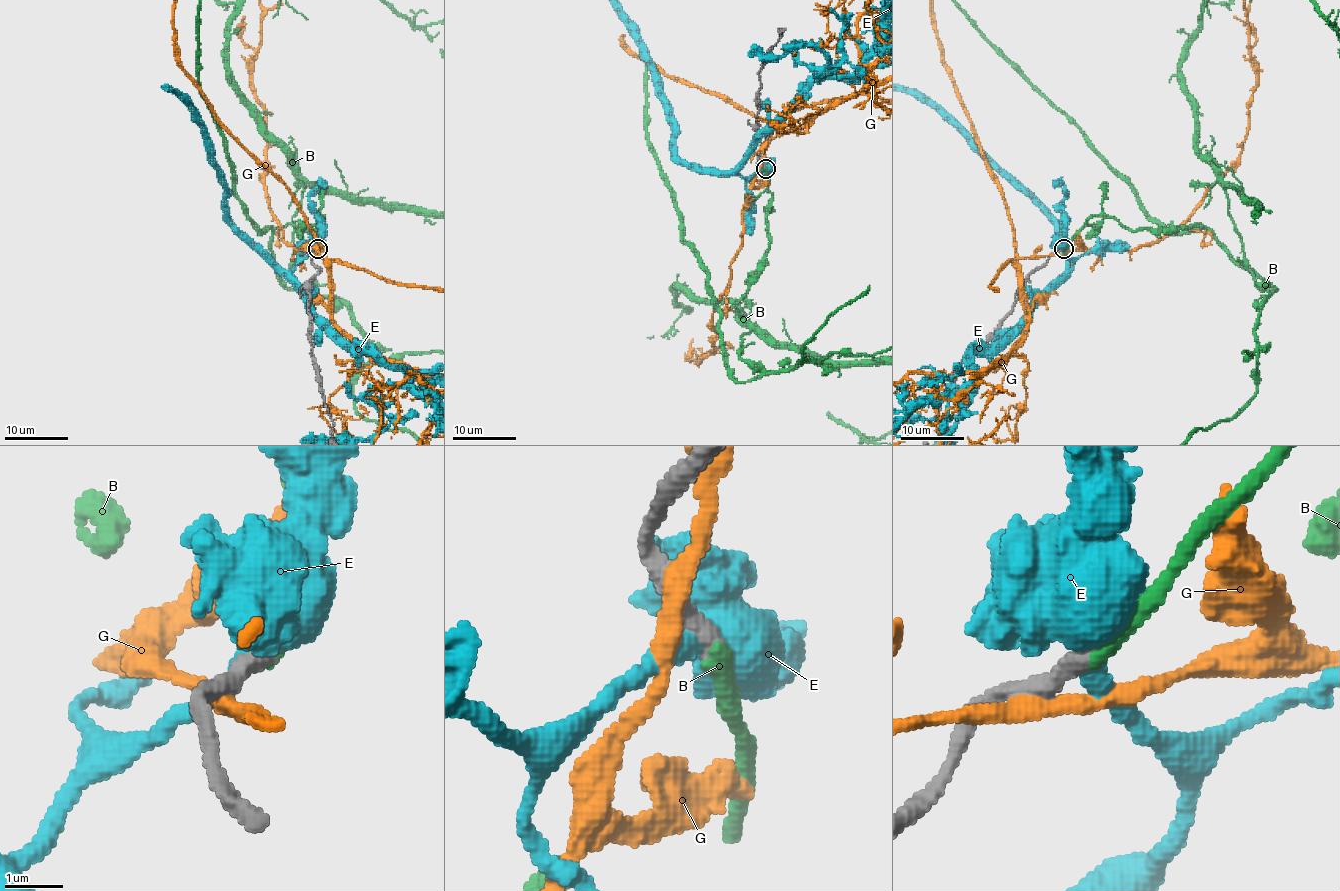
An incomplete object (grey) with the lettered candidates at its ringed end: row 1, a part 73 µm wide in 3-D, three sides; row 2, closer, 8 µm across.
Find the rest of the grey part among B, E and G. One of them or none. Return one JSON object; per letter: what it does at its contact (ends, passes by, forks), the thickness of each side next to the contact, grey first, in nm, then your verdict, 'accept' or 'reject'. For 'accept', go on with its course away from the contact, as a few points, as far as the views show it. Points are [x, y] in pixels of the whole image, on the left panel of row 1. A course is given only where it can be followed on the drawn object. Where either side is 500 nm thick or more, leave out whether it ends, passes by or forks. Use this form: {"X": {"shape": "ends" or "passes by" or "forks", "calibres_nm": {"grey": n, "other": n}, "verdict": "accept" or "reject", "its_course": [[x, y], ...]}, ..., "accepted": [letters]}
{"B": {"shape": "ends", "calibres_nm": {"grey": 340, "other": 340}, "verdict": "accept"}, "E": {"calibres_nm": {"grey": 360, "other": 550}, "verdict": "reject"}, "G": {"shape": "passes by", "calibres_nm": {"grey": 320, "other": 320}, "verdict": "reject"}, "accepted": ["B"]}

